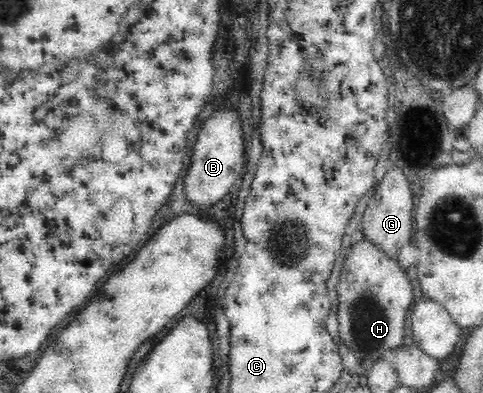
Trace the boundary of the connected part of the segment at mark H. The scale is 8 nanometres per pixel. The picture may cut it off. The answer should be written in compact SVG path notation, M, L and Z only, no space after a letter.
M365 240L351 246L338 284L337 326L340 340L348 347L358 364L368 364L370 372L376 362L386 359L386 354L403 346L404 320L412 304L412 288L406 272L396 261L382 255L379 248Z

